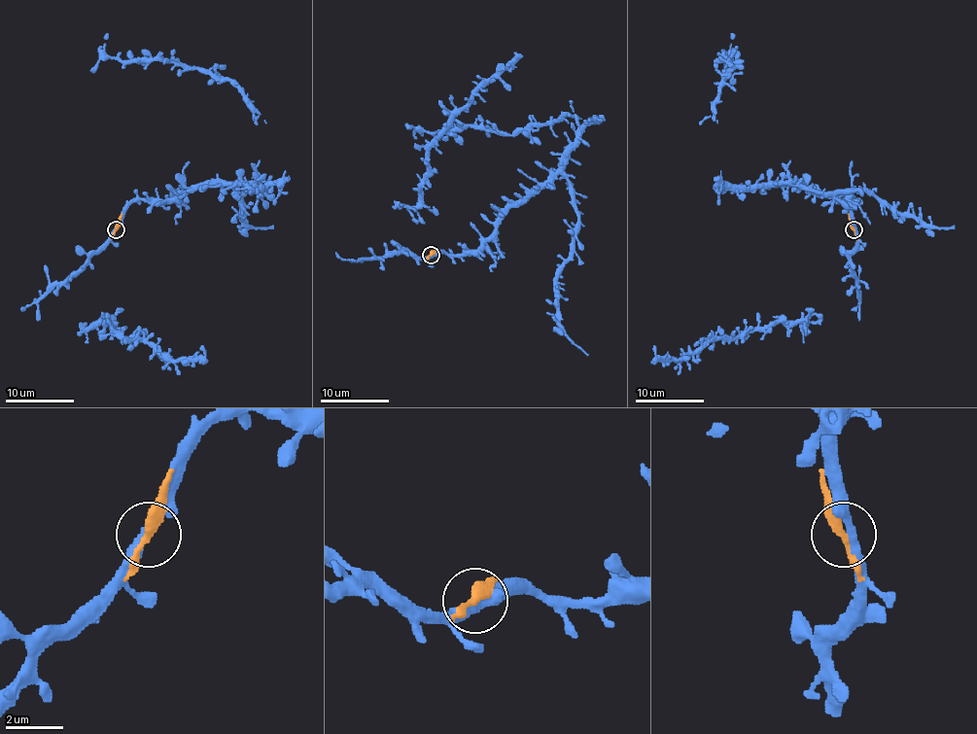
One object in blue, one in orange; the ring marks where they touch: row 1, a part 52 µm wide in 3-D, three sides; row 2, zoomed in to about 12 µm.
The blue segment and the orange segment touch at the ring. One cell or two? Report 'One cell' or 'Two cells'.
Two cells

